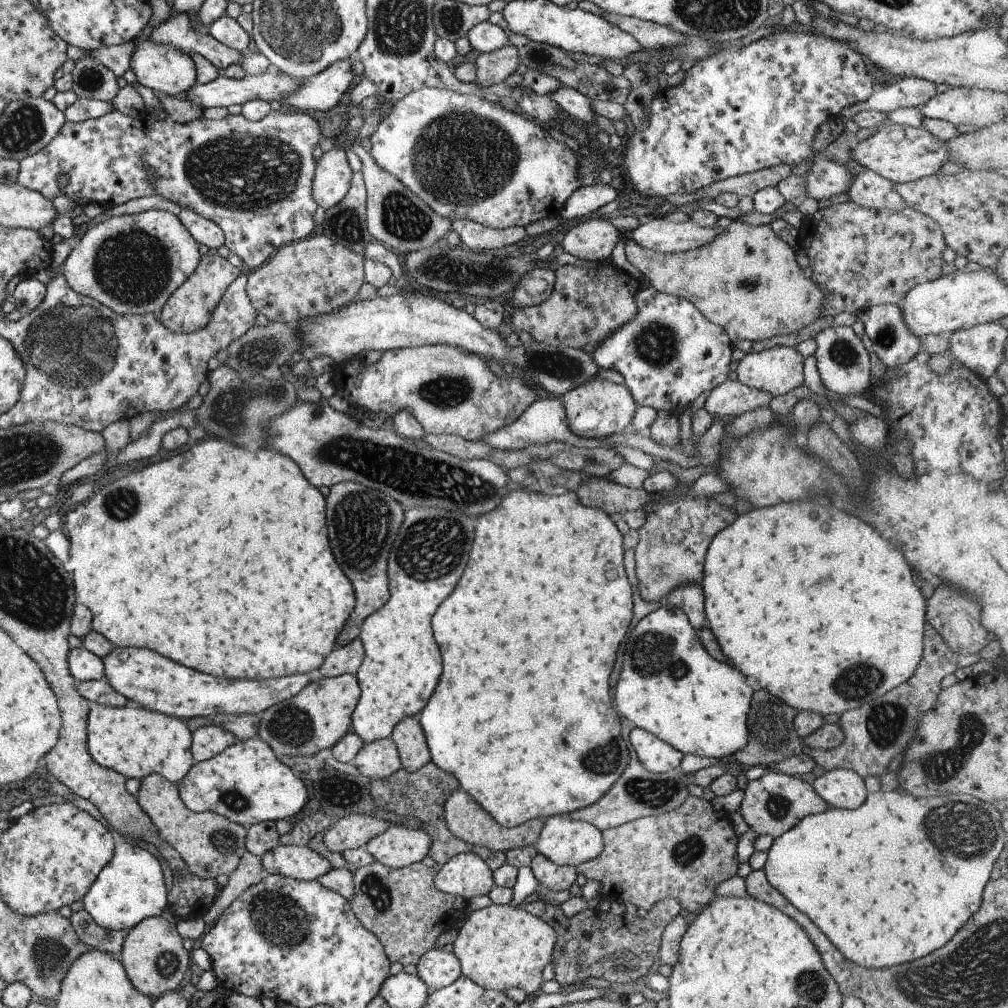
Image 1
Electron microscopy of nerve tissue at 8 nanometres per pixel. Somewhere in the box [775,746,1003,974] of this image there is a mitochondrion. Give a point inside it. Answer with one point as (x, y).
(962, 831)

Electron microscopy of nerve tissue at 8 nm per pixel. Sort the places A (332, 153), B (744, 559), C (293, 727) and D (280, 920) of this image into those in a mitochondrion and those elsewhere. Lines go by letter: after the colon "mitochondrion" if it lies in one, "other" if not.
A: other
B: other
C: mitochondrion
D: mitochondrion

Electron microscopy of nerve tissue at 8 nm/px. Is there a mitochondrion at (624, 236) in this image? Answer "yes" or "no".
no

